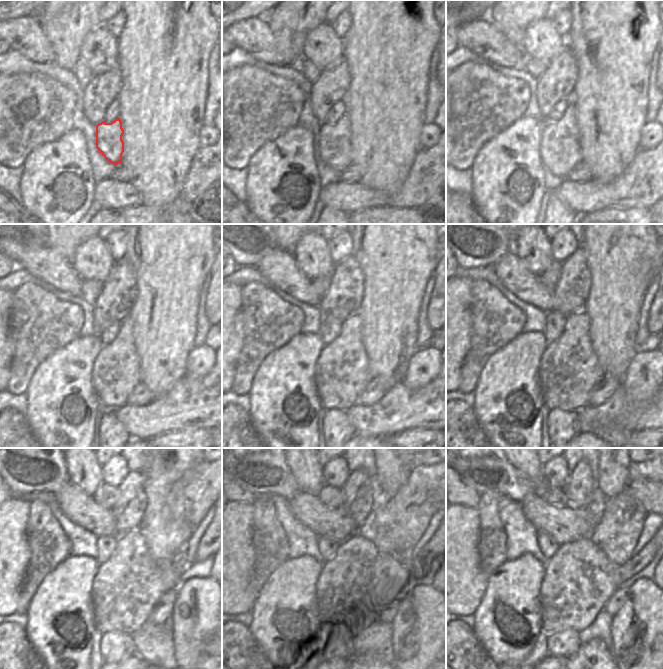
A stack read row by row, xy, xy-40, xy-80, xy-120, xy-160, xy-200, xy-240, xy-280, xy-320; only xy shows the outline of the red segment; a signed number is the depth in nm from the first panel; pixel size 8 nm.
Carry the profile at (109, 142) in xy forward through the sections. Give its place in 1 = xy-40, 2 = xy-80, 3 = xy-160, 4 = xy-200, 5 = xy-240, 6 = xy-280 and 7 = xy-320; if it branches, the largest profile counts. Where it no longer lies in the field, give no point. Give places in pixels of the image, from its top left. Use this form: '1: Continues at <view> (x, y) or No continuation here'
1: Continues at xy-40 (333, 147)
2: Continues at xy-80 (559, 146)
3: Continues at xy-160 (342, 371)
4: Continues at xy-200 (569, 369)
5: Continues at xy-240 (126, 588)
6: Continues at xy-280 (352, 586)
7: Continues at xy-320 (579, 579).

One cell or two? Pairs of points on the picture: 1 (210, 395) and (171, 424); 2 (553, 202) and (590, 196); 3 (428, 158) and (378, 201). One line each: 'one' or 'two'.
1: one
2: two
3: one

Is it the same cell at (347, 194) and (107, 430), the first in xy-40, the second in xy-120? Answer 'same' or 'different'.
different

